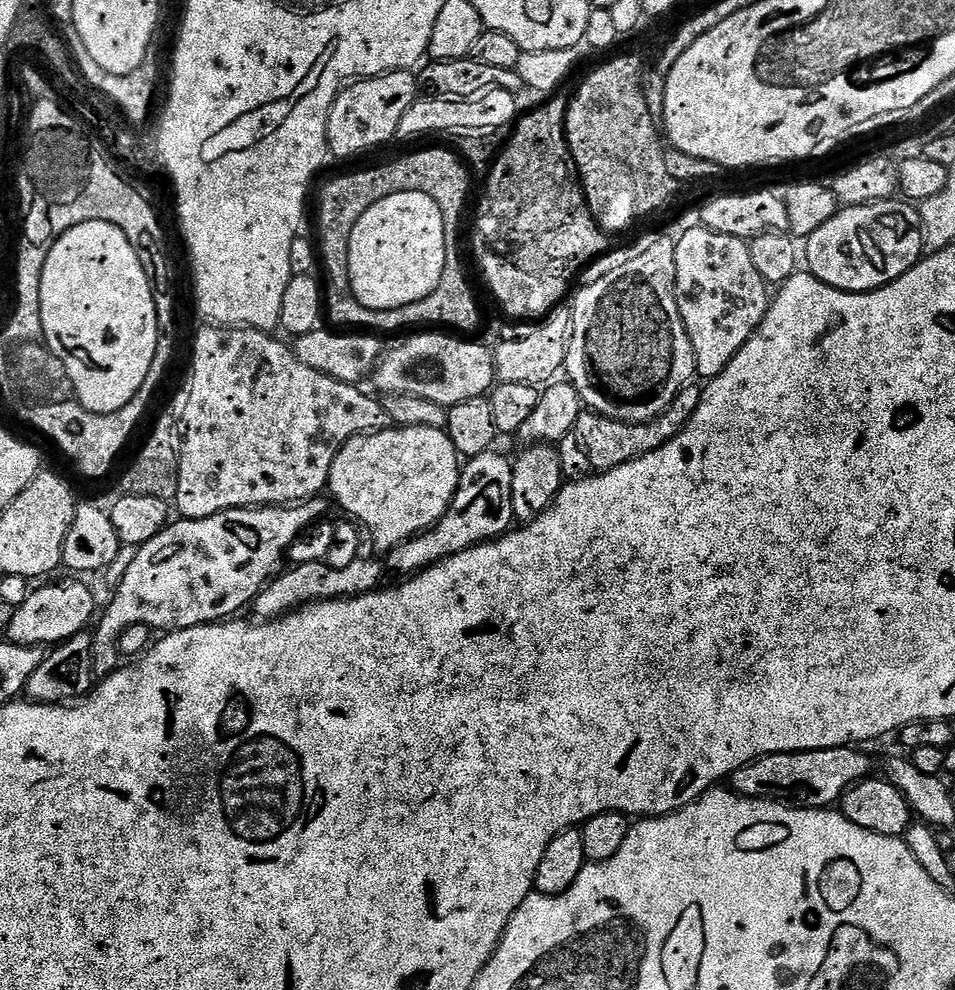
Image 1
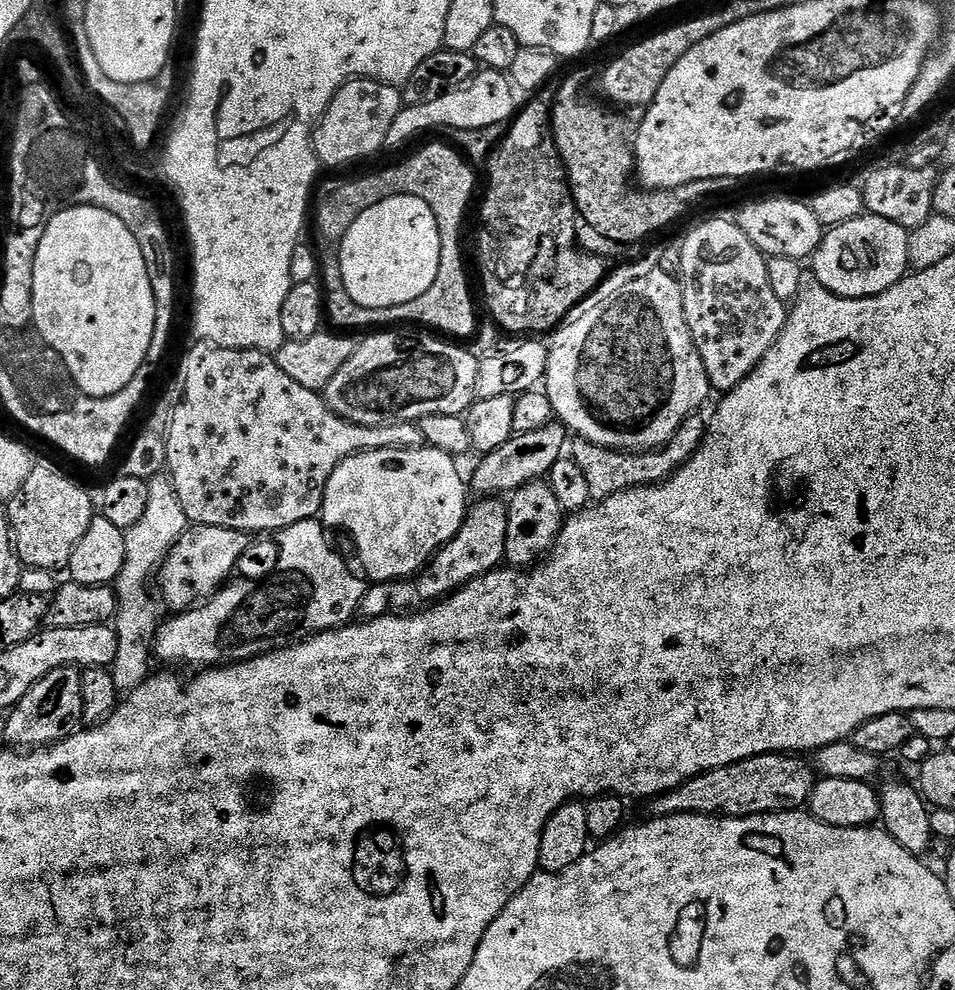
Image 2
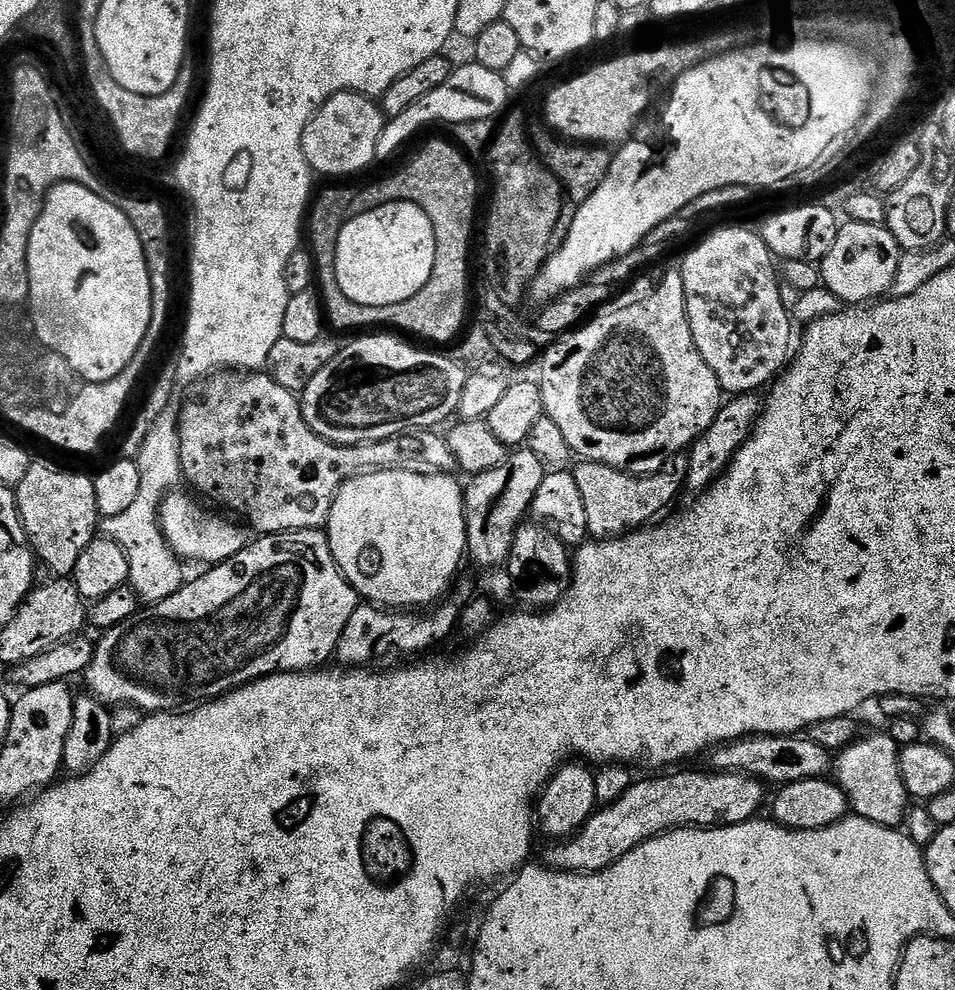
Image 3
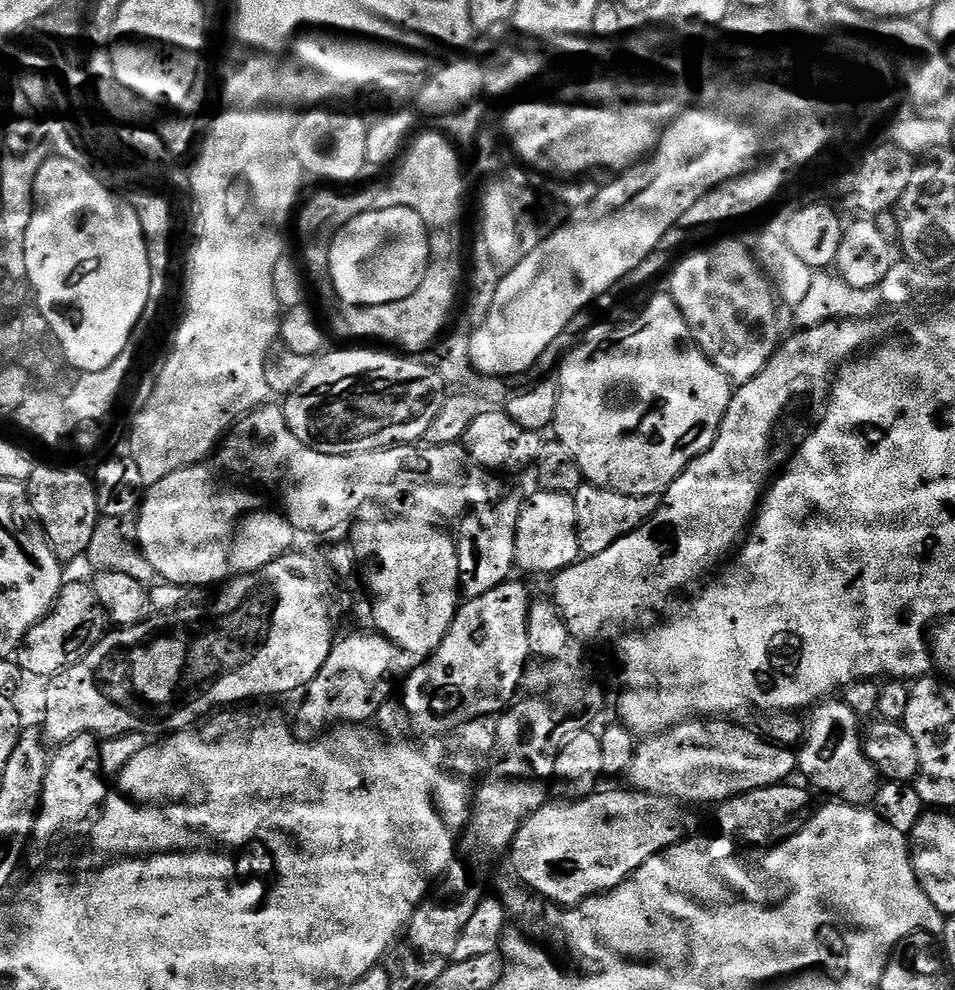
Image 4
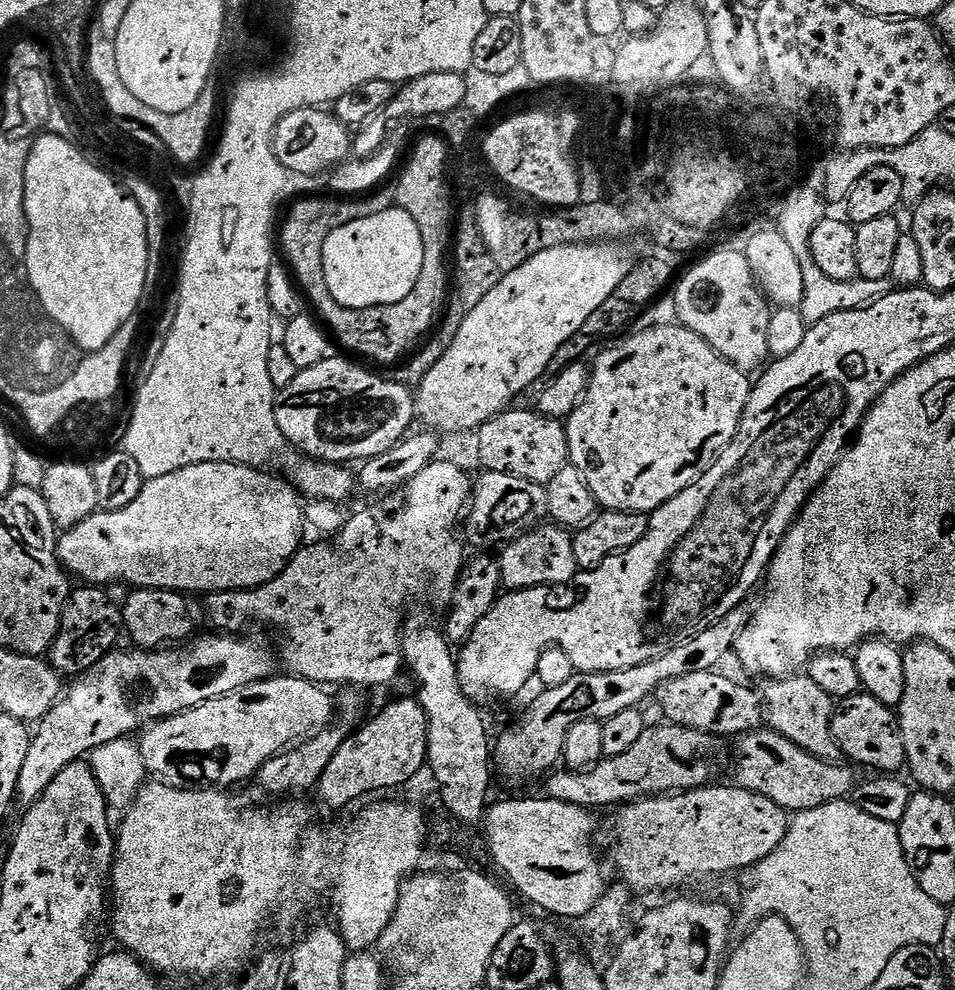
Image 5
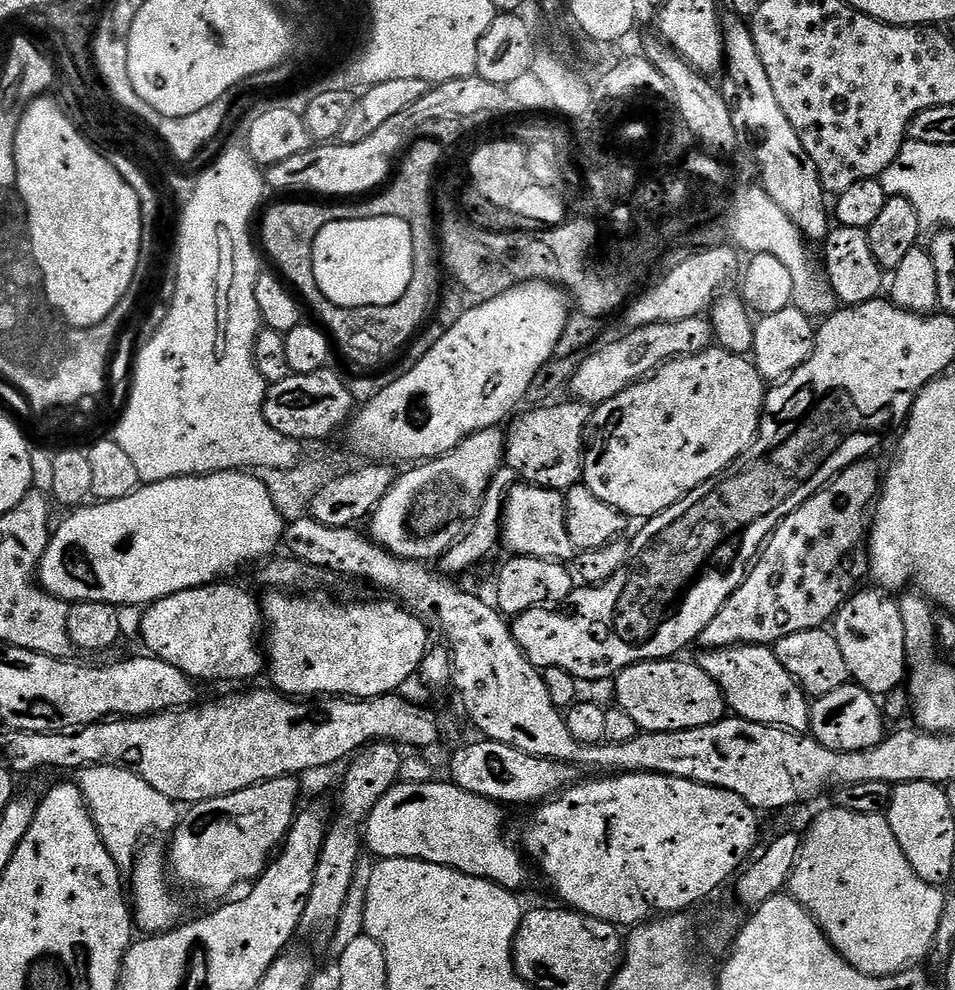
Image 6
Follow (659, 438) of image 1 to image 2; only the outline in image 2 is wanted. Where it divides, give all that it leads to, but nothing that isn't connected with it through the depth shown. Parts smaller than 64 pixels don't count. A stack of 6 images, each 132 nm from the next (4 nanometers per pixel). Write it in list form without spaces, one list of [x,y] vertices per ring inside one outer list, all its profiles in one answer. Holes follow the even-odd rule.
[[[697,414],[686,418],[682,426],[661,448],[649,452],[619,452],[606,446],[598,446],[586,438],[576,436],[570,444],[570,459],[582,470],[586,486],[590,486],[593,501],[599,502],[614,494],[622,494],[631,488],[643,488],[645,484],[659,484],[673,476],[702,446],[705,434],[708,433],[708,420]]]

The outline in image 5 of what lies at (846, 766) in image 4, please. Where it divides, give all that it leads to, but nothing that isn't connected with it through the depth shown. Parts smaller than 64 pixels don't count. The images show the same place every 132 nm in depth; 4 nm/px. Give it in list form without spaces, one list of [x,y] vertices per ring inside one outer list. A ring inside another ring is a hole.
[[[806,674],[772,678],[765,684],[768,685],[762,688],[762,699],[766,705],[767,723],[781,736],[818,759],[835,761],[841,751],[832,737],[832,696],[826,694],[826,690],[822,690],[822,686],[816,685]]]

